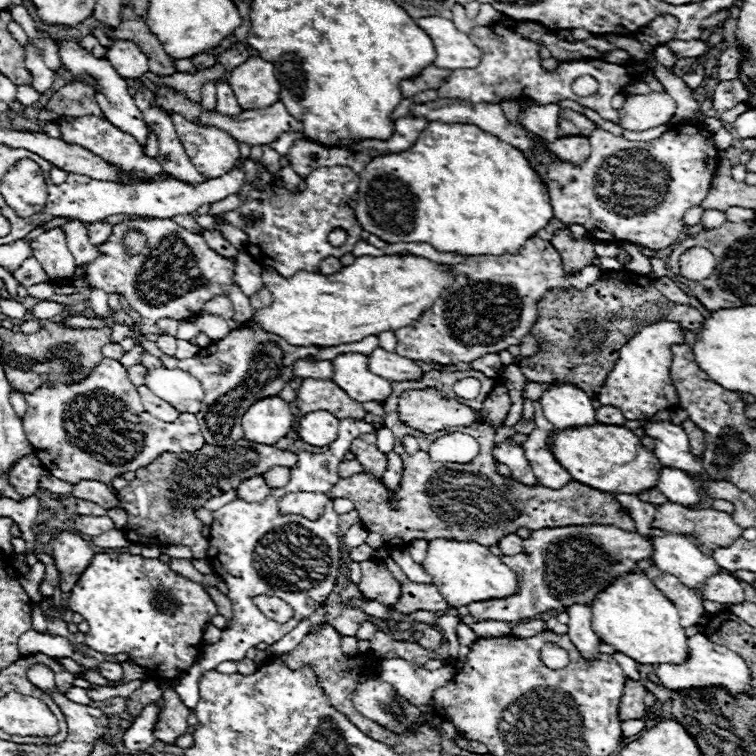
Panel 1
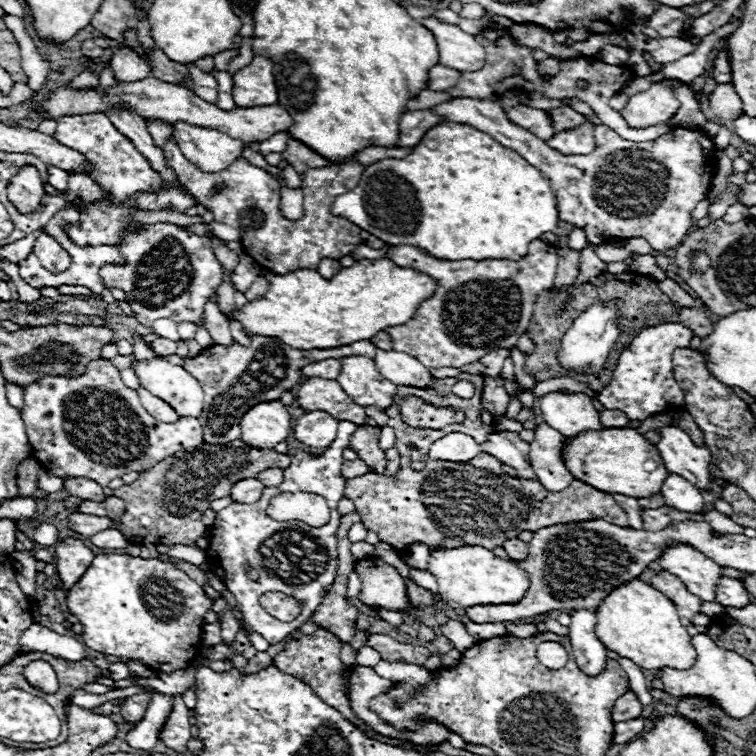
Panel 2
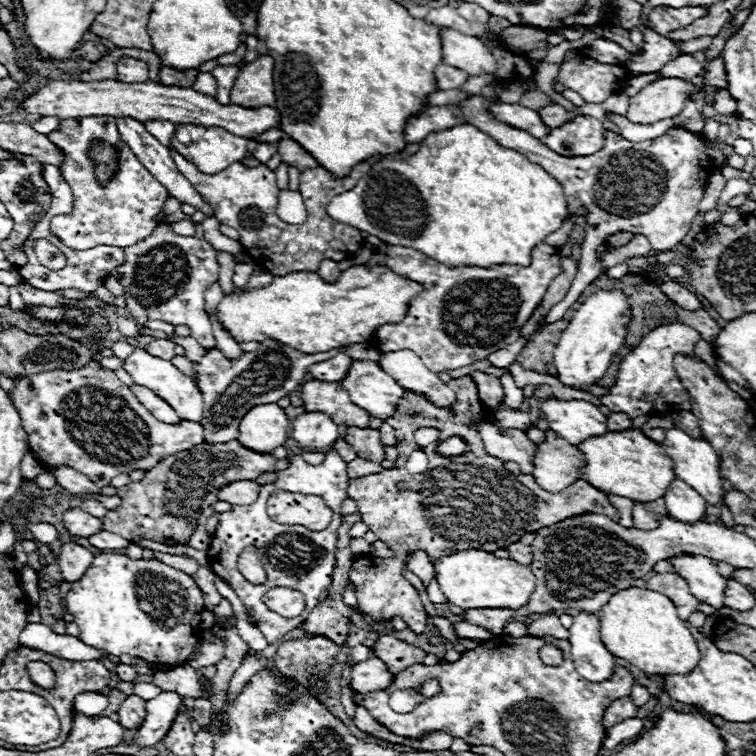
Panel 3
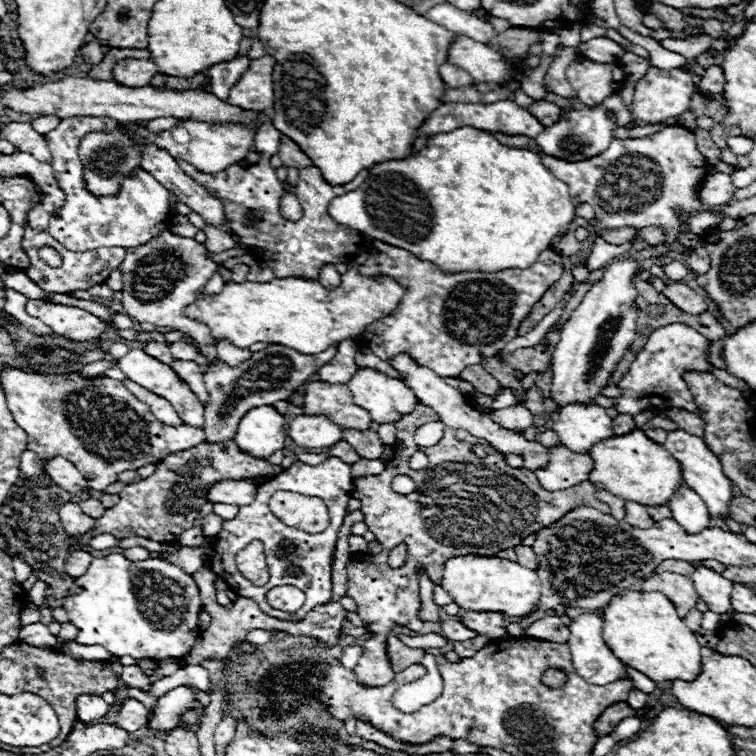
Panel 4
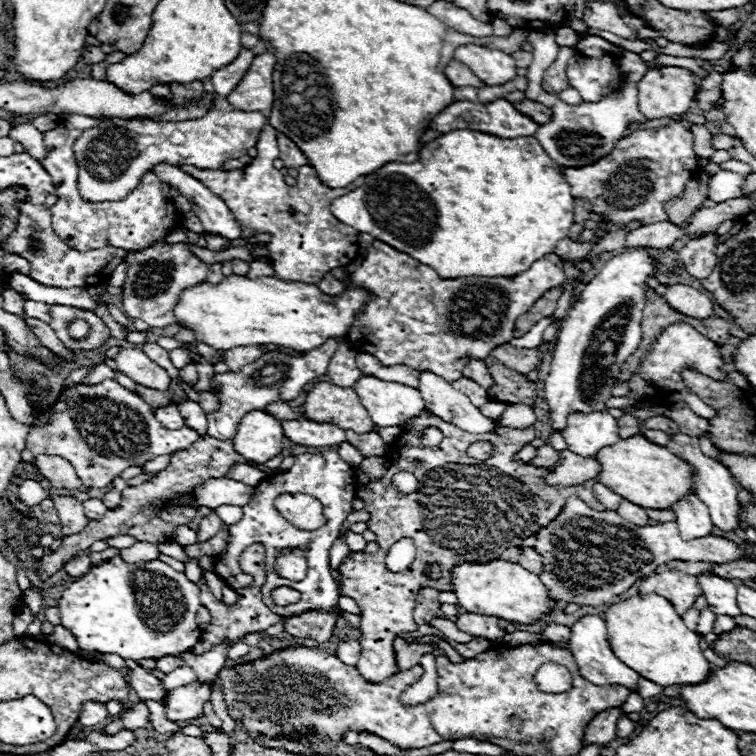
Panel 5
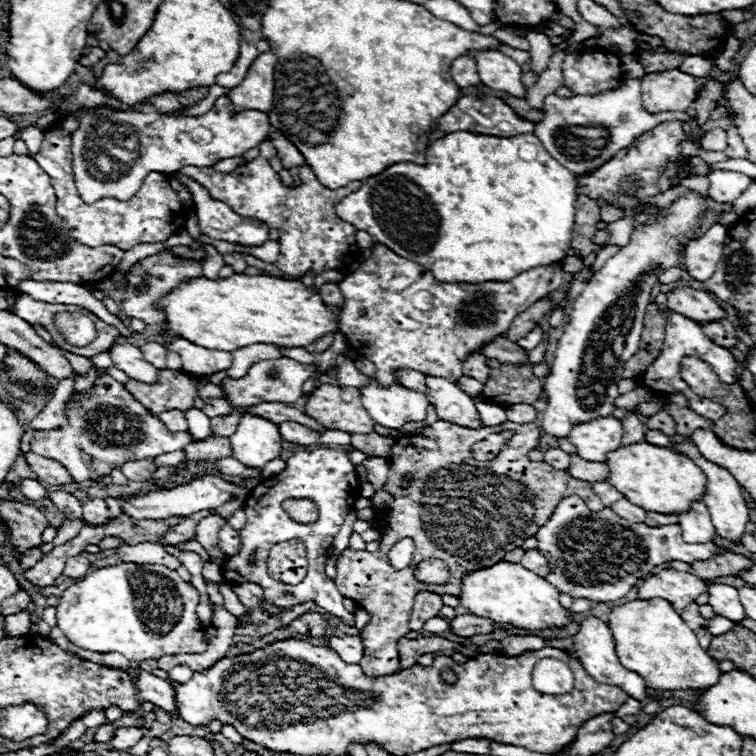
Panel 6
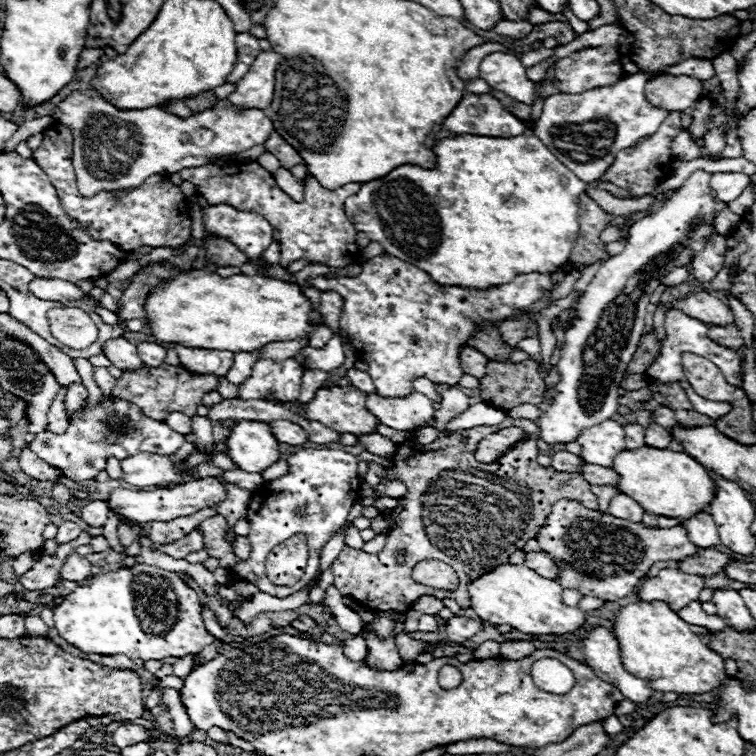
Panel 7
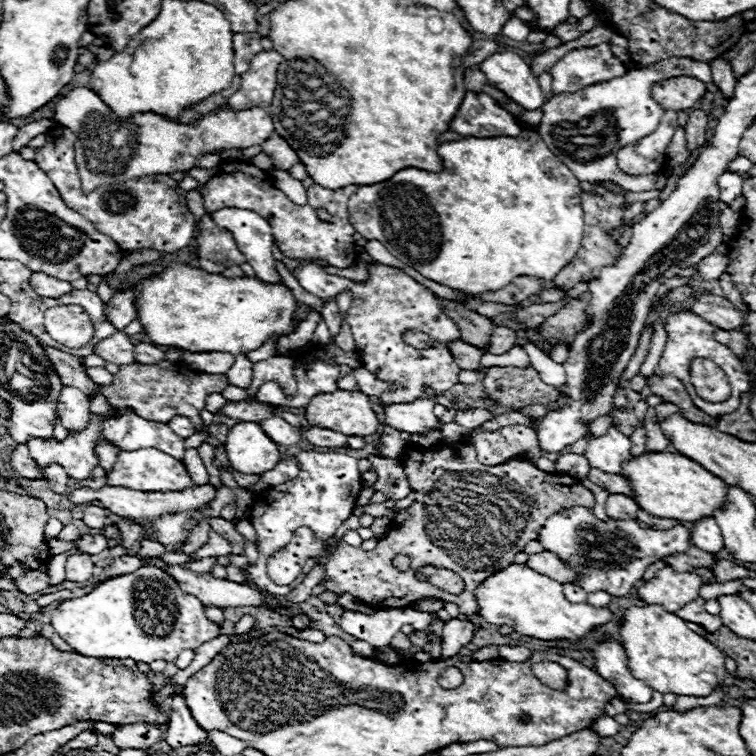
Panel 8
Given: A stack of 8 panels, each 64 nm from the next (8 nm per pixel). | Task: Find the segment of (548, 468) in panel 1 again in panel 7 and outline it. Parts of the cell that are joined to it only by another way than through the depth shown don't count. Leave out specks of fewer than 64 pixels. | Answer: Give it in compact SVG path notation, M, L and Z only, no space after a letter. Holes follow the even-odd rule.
M586 462L582 466L580 476L590 484L612 484L612 486L616 486L616 482L618 482L618 476L616 476L616 472L612 468L592 466L592 464L586 464Z

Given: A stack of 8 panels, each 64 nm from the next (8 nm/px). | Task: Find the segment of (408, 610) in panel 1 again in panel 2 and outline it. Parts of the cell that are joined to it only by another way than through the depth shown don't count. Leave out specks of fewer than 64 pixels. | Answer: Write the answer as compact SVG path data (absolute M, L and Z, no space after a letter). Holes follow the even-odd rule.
M404 580L408 584L408 602L412 602L412 608L432 608L434 604L438 604L438 598L434 598L434 594L422 586L416 586L410 580Z

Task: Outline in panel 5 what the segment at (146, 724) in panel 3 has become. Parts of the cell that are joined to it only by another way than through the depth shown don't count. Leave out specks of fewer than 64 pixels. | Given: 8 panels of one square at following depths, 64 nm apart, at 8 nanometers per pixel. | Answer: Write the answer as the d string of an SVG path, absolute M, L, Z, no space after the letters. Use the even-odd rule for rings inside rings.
M200 682L174 688L164 696L164 702L162 702L166 710L166 718L170 722L192 720L202 714L204 700L208 698L210 698L210 688Z

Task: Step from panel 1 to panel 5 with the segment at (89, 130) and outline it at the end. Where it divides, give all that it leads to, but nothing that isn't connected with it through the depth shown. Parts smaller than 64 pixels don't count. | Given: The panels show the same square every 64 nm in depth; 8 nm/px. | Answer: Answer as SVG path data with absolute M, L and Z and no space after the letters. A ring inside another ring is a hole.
M74 114L74 116L62 118L54 130L44 132L44 144L46 144L48 156L42 160L42 164L48 170L48 174L52 174L52 182L58 190L58 202L52 208L52 226L56 234L60 234L60 238L64 238L64 242L68 242L68 246L76 250L92 250L92 248L104 248L104 246L116 246L124 250L146 248L148 244L168 236L178 226L176 224L178 212L170 196L170 186L162 184L152 174L144 174L136 190L132 190L132 194L128 194L124 200L116 200L116 202L106 200L100 204L82 200L78 192L78 162L74 158L72 146L86 128L92 128L98 124L100 124L98 118Z

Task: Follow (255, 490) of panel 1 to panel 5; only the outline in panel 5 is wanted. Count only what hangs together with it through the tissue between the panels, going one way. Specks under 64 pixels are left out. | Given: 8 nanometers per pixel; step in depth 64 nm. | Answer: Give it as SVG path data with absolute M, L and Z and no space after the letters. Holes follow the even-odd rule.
M212 478L204 484L200 484L194 490L198 506L208 506L216 508L222 504L234 504L234 506L246 506L248 500L252 500L254 486L248 486L238 480L230 478Z

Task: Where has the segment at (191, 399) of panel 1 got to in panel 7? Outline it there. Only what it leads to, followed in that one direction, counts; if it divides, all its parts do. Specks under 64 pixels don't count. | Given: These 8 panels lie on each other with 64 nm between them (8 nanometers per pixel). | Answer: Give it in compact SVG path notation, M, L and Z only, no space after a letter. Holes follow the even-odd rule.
M114 338L108 340L104 346L104 354L106 358L120 370L136 370L136 368L144 368L144 362L138 356L138 350L132 342L124 340L124 338ZM192 416L192 434L190 434L192 442L204 450L204 448L210 448L214 444L214 438L212 438L212 422L206 418L206 416Z

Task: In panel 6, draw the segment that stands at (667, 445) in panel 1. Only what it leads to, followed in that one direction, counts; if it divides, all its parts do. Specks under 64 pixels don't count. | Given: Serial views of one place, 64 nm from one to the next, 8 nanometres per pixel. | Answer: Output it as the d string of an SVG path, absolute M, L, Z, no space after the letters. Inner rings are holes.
M686 438L686 440L680 442L680 444L676 444L676 452L680 452L680 454L692 458L692 460L700 466L700 470L704 472L704 476L706 476L706 490L704 490L704 496L702 496L702 502L704 502L704 504L708 506L708 510L710 510L712 522L714 522L714 526L716 526L716 532L718 532L720 536L728 538L728 540L740 542L740 536L744 534L744 526L746 526L746 522L748 522L748 506L746 506L746 502L744 502L744 498L742 498L742 488L740 488L740 484L734 480L734 476L732 476L728 470L724 470L724 468L716 466L714 462L708 462L706 458L702 458L700 452L696 450L696 444L692 444L690 438Z

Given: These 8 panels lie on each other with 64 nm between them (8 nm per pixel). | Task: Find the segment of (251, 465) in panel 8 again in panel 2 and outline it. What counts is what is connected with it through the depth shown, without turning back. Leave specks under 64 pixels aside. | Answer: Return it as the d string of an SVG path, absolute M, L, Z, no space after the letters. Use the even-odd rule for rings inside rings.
M280 400L260 402L240 420L242 440L256 448L274 448L290 434L290 414Z

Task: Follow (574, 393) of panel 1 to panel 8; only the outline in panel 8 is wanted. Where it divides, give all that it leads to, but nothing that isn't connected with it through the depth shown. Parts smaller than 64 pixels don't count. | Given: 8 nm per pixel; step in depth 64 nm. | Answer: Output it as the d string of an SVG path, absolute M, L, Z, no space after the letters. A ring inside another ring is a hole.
M612 426L612 430L596 438L592 434L586 434L586 442L588 448L584 456L588 458L590 466L612 474L622 474L622 462L630 458L630 438L626 434Z

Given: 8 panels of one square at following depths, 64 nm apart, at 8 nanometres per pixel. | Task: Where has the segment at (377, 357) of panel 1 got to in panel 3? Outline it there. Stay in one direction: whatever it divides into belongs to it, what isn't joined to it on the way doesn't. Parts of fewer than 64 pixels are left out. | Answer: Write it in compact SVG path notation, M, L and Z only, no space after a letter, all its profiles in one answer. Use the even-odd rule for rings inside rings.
M410 350L380 354L378 364L390 378L396 378L400 386L424 394L436 406L450 406L456 398L456 392L450 390L432 370L428 370Z

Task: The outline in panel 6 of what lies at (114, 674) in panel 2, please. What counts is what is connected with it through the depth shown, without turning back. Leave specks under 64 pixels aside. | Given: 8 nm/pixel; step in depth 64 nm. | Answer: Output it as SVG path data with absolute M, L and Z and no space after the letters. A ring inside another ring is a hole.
M140 670L136 676L136 688L138 688L140 700L152 702L156 706L162 706L170 714L176 714L174 688L166 680L162 680L162 678L146 672L146 670Z

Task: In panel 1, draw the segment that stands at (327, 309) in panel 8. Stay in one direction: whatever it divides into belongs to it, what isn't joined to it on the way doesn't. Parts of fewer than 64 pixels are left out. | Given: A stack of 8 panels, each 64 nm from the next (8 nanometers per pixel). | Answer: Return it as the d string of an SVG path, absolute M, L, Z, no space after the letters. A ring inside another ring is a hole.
M324 258L324 262L320 264L320 272L324 274L324 276L330 276L330 274L336 274L336 272L340 272L344 266L340 264L340 260L338 258Z

